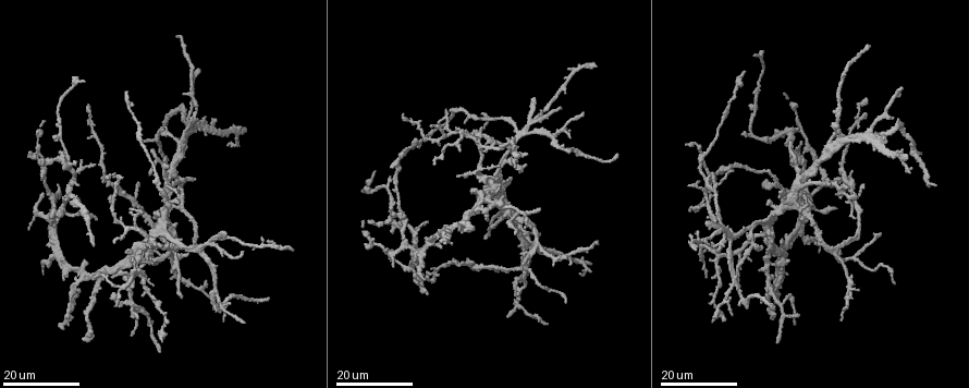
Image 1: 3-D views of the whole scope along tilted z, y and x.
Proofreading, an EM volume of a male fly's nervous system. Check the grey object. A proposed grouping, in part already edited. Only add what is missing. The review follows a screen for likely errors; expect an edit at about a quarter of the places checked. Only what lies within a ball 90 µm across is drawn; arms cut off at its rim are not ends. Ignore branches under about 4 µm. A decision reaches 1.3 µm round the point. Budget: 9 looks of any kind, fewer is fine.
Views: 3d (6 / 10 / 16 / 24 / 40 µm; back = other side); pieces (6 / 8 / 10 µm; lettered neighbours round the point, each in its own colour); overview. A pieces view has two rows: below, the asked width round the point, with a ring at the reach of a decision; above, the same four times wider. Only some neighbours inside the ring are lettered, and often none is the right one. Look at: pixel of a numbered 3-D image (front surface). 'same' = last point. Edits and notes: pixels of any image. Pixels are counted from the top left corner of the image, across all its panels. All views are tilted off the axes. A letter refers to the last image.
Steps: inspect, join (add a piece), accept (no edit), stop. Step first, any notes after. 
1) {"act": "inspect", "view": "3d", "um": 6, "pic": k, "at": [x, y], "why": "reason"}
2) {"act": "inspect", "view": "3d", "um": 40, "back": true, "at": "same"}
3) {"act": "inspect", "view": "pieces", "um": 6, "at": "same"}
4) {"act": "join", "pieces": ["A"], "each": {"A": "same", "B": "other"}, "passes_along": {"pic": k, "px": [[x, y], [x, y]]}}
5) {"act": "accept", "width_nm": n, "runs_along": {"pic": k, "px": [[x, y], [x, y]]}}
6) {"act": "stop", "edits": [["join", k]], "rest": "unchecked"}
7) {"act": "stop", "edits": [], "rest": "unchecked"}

{"act": "inspect", "view": "3d", "um": 16, "pic": 1, "at": [778, 193], "why": "an open end"}

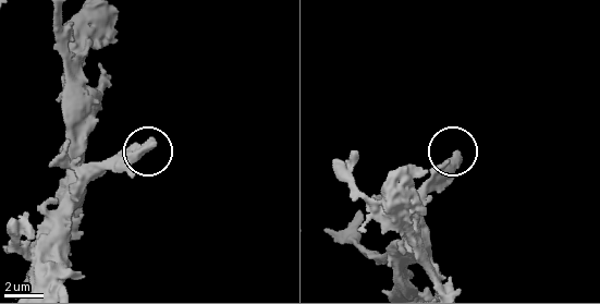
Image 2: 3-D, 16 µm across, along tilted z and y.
{"act": "inspect", "view": "pieces", "um": 10, "pic": 2, "at": [457, 154]}

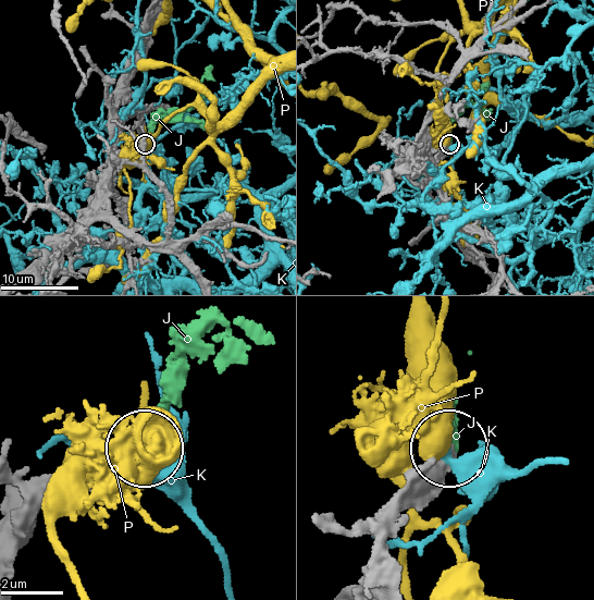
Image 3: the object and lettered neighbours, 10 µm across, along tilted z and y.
{"act": "join", "pieces": ["J"], "each": {"J": "same", "K": "other", "P": "other"}, "found": "it goes on there"}

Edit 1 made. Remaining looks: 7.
{"act": "inspect", "view": "3d", "um": 16, "pic": 1, "at": [830, 183], "why": "an open end"}

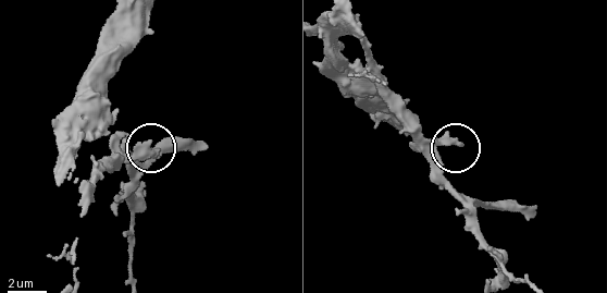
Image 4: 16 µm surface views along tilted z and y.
{"act": "inspect", "view": "pieces", "um": 6, "pic": 4, "at": [156, 151]}

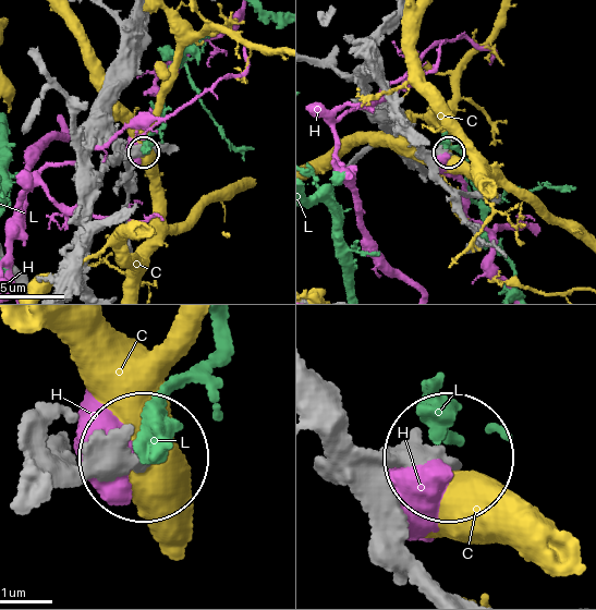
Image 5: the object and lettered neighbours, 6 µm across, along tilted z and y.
{"act": "accept", "each": {"C": "other", "H": "other", "L": "other"}, "runs_along": {"pic": 5, "px": [[323, 416], [360, 448], [450, 458]]}, "found": "none of them fits"}

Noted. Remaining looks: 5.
{"act": "inspect", "view": "3d", "um": 24, "pic": 1, "at": [181, 297], "why": "end of a long branch"}

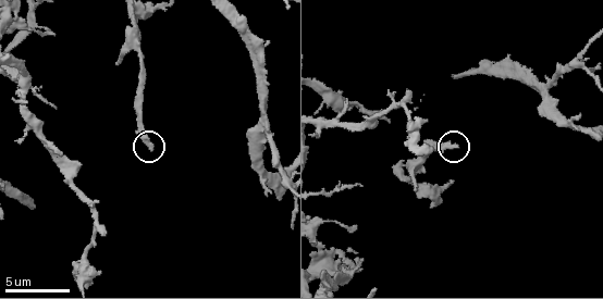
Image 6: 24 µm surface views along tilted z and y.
{"act": "inspect", "view": "pieces", "um": 6, "pic": 6, "at": [454, 146]}

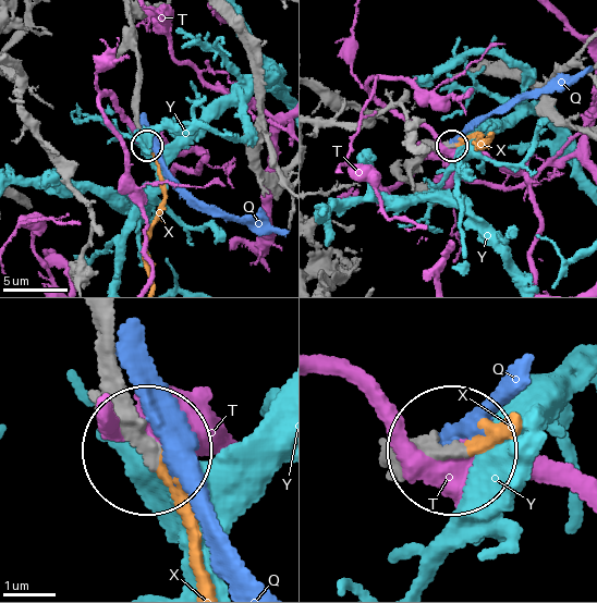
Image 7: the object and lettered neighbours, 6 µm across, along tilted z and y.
{"act": "join", "pieces": ["X"], "each": {"Q": "other", "T": "other", "X": "same", "Y": "other"}, "found": "it goes on there"}

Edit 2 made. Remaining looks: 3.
{"act": "inspect", "view": "overview"}

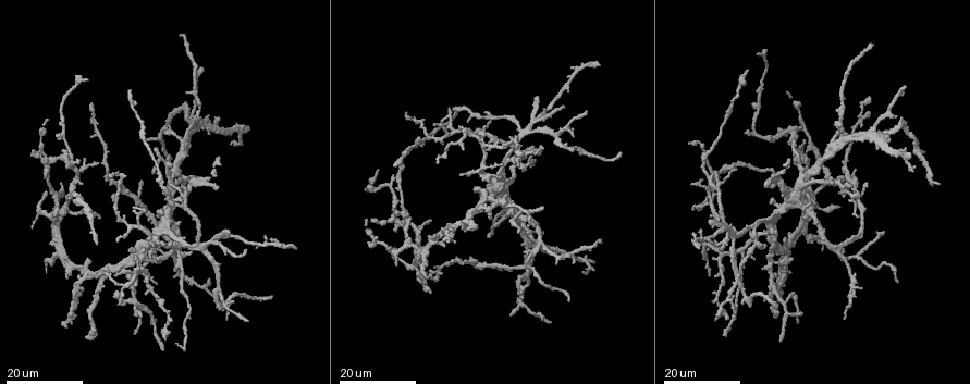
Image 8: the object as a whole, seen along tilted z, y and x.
{"act": "inspect", "view": "3d", "um": 24, "pic": 8, "at": [154, 173], "why": "branch stops here"}

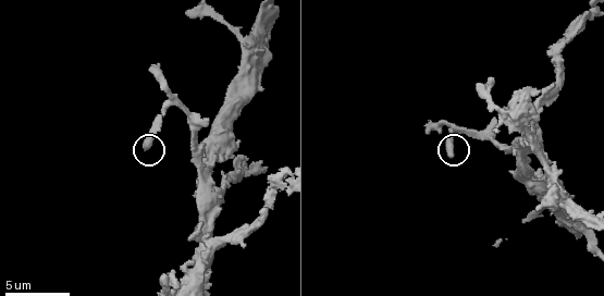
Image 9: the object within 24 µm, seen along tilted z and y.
{"act": "inspect", "view": "pieces", "um": 6, "pic": 9, "at": [143, 148]}

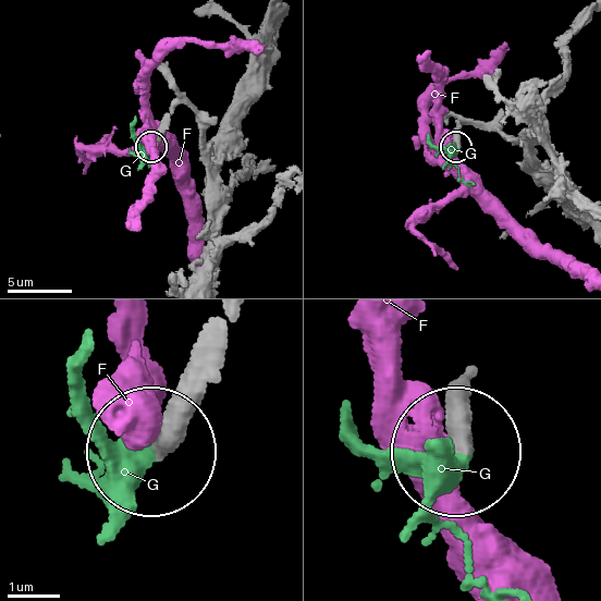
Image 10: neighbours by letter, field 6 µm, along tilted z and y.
{"act": "join", "pieces": ["G"], "each": {"F": "other", "G": "same"}, "found": "it goes on there"}

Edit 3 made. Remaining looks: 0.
{"act": "stop", "edits": [["join", 3], ["join", 7], ["join", 10]], "rest": "unchecked"}

